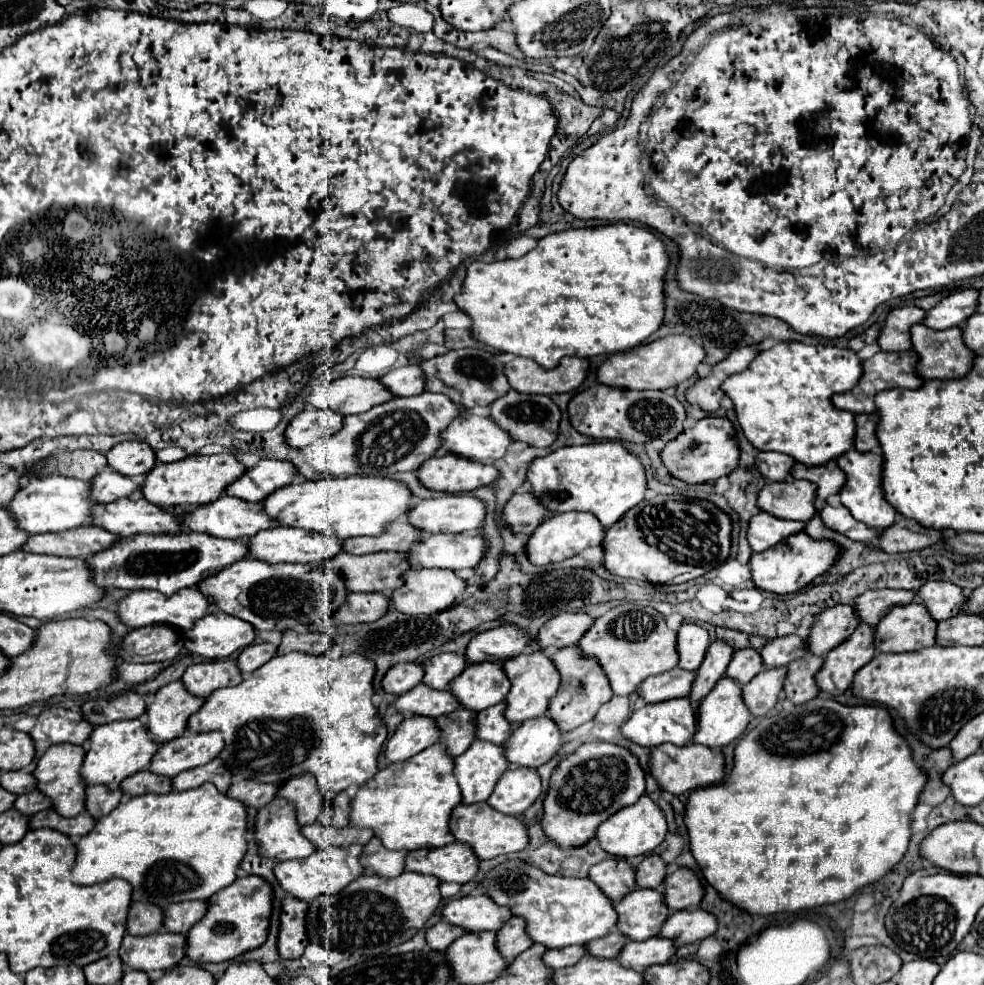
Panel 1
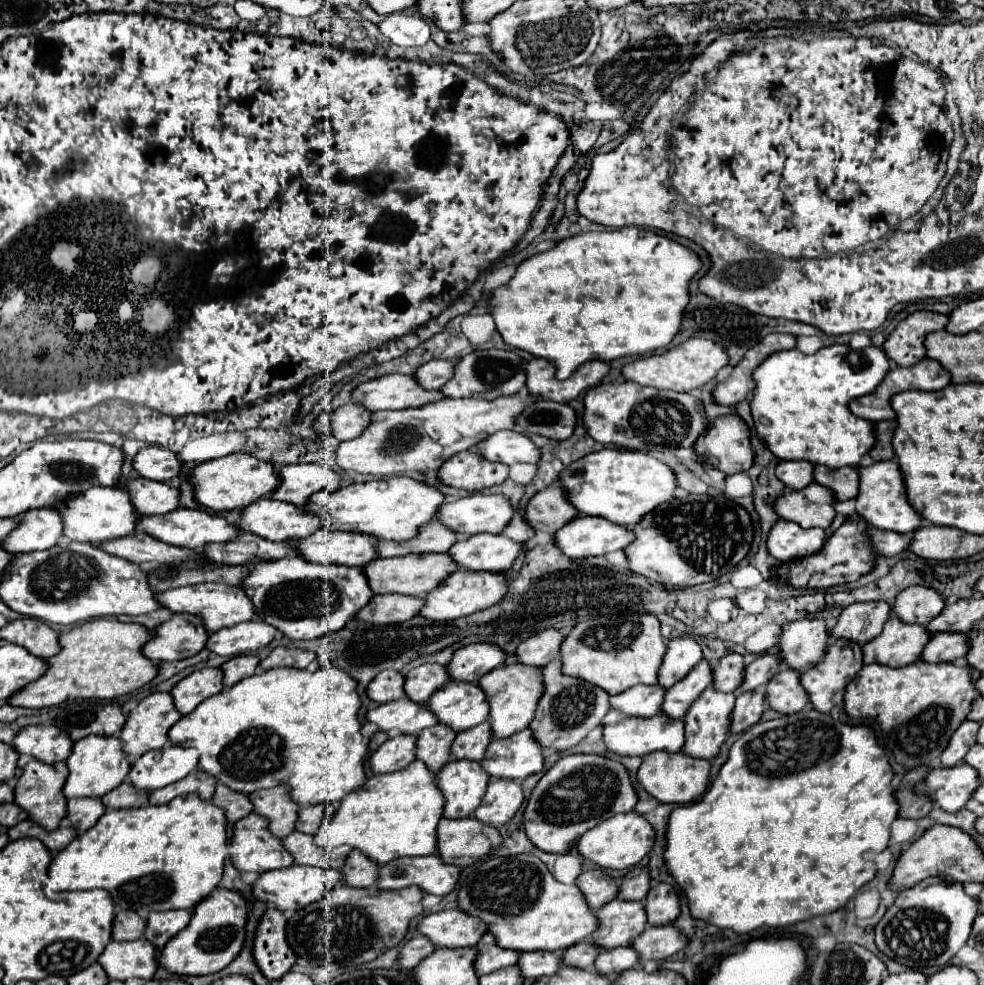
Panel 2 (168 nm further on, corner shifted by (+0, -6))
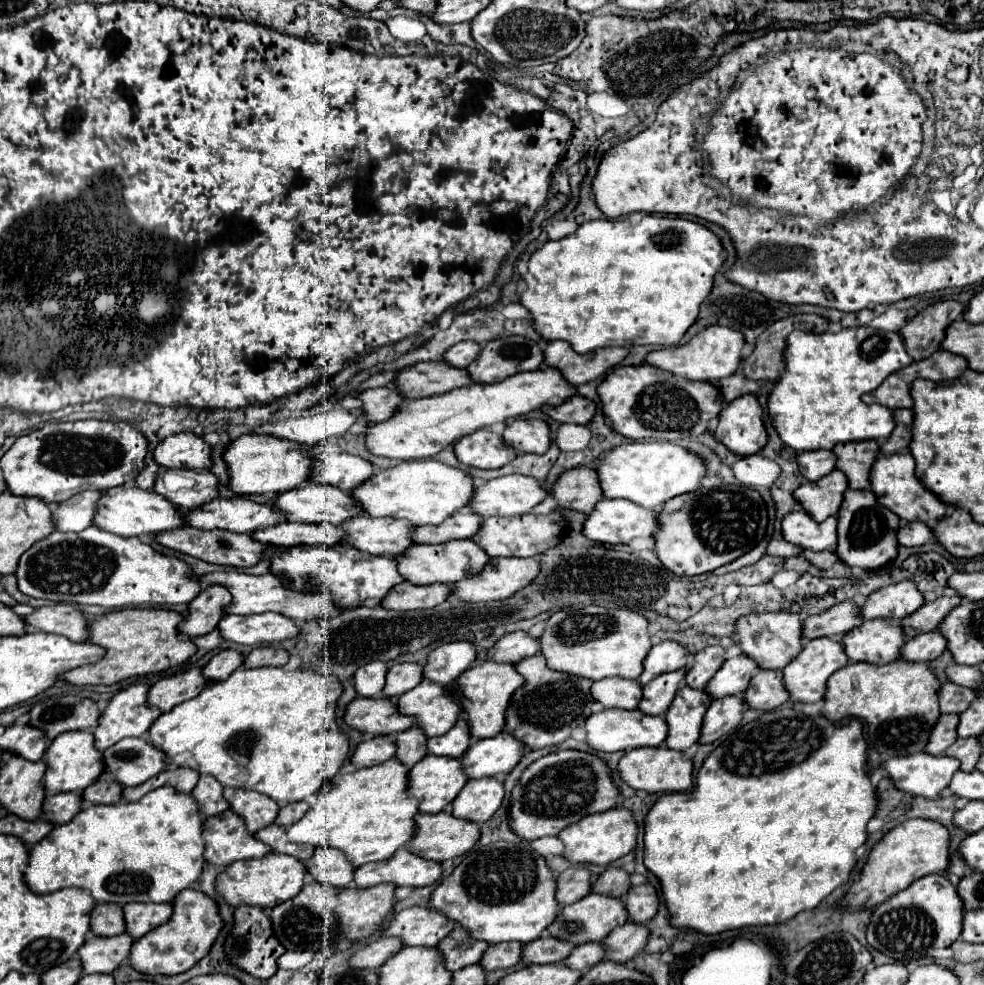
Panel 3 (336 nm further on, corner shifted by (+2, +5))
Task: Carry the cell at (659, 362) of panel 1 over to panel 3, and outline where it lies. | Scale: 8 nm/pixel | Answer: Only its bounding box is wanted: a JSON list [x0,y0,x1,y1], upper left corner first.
[646,328,744,380]

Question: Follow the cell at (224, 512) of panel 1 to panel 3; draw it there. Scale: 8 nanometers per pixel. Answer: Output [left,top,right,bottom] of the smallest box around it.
[272,484,362,524]

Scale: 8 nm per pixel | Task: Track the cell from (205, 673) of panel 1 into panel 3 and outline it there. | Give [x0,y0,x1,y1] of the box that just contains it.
[148,668,206,712]

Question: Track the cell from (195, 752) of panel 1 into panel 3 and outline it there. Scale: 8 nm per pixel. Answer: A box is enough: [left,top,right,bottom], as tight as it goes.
[104,738,168,786]

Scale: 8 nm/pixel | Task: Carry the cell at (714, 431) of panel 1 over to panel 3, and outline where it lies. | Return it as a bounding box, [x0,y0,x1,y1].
[712,394,766,454]

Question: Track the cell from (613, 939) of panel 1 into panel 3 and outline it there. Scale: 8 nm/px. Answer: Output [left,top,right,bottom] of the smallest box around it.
[524,936,574,964]

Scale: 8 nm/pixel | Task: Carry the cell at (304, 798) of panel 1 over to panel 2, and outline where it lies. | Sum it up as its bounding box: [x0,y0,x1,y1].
[248,787,298,837]

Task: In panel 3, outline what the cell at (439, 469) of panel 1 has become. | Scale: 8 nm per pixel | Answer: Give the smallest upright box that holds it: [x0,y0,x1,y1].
[454,430,516,470]

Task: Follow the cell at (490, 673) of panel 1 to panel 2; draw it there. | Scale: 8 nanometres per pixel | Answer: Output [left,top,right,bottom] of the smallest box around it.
[424,681,488,731]

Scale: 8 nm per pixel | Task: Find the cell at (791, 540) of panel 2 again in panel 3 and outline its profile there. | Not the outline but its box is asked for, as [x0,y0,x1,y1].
[782,510,836,550]

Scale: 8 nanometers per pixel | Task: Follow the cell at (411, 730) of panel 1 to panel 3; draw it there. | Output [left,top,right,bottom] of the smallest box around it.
[352,736,396,768]

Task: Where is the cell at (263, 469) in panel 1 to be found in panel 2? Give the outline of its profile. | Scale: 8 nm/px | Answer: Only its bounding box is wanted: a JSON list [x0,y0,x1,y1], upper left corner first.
[272,465,340,505]

